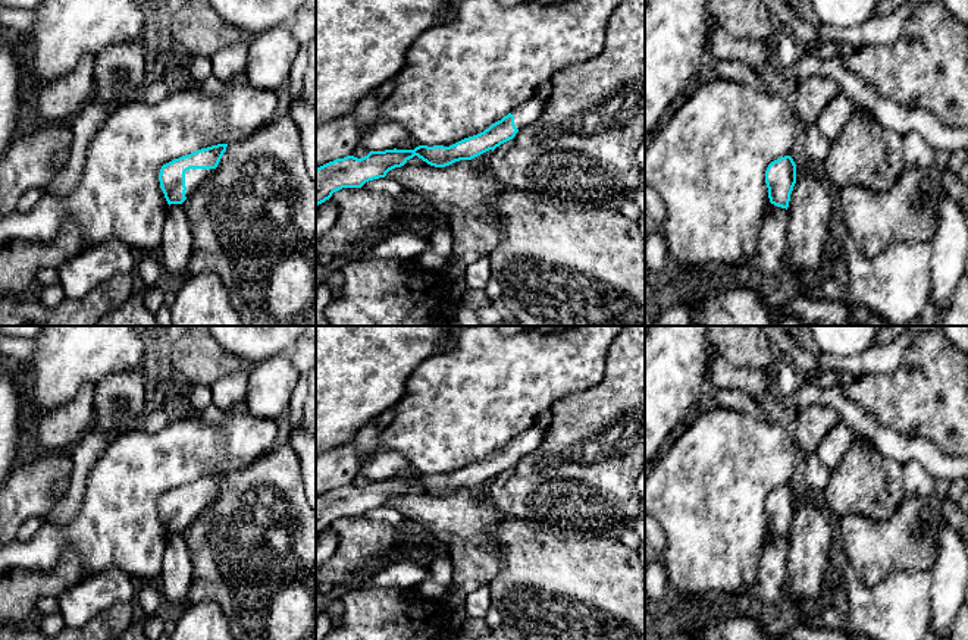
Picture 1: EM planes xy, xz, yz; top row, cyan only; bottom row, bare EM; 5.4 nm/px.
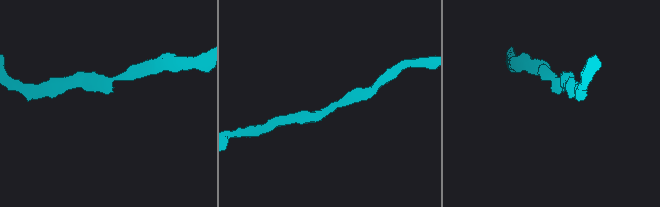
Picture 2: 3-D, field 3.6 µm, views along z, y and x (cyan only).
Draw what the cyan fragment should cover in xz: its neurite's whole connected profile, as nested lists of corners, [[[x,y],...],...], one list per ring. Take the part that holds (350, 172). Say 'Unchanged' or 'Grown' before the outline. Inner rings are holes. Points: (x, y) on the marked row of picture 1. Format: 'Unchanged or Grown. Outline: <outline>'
Grown. Outline: [[[535,95],[514,107],[483,132],[452,145],[419,145],[414,150],[370,151],[361,159],[347,156],[329,161],[316,169],[316,207],[342,188],[361,188],[369,181],[385,178],[389,170],[404,166],[414,156],[430,166],[445,167],[460,160],[472,160],[489,150],[494,151],[501,144],[513,139],[520,129],[533,123],[543,113],[546,100]]]

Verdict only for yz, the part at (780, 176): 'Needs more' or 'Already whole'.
Already whole

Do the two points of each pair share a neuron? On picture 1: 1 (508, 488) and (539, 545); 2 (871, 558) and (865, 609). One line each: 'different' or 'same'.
1: different
2: different

